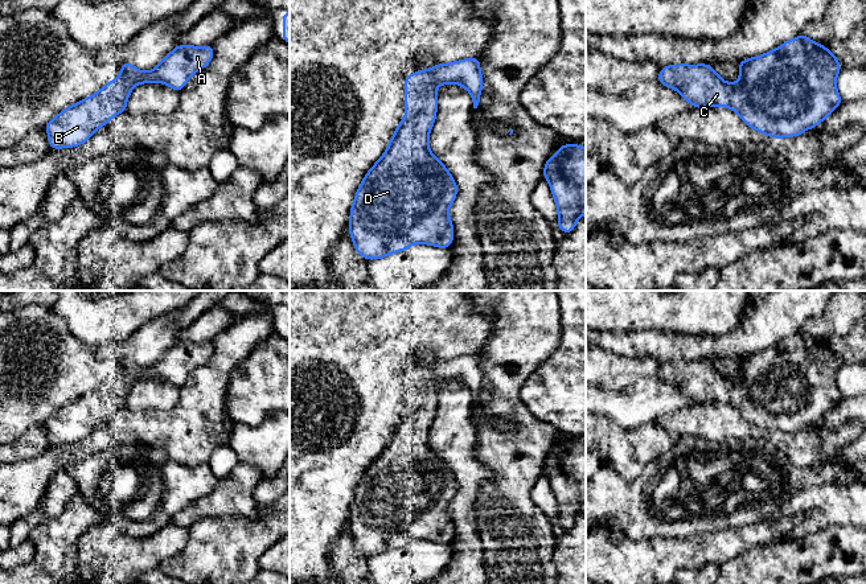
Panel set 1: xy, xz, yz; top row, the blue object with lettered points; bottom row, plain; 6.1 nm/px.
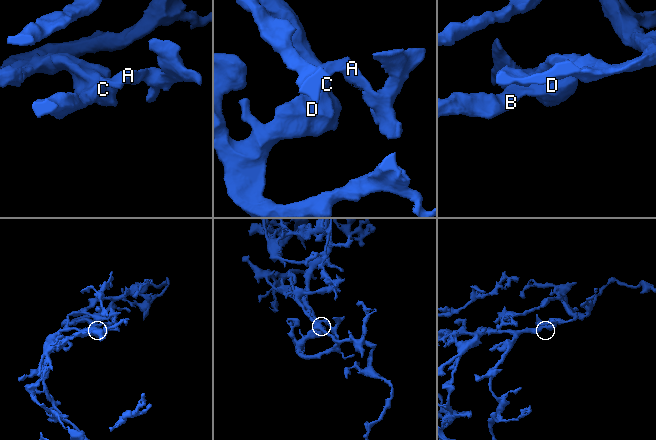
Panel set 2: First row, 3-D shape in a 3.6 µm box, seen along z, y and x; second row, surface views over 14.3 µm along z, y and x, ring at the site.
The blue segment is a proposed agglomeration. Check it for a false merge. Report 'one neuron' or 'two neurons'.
one neuron

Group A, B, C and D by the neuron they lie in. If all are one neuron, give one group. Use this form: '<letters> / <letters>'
A B C D

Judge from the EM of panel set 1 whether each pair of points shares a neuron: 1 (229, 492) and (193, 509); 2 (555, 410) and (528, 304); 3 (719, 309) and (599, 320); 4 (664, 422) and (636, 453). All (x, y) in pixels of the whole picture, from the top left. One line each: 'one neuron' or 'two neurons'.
1: one neuron
2: two neurons
3: one neuron
4: two neurons

